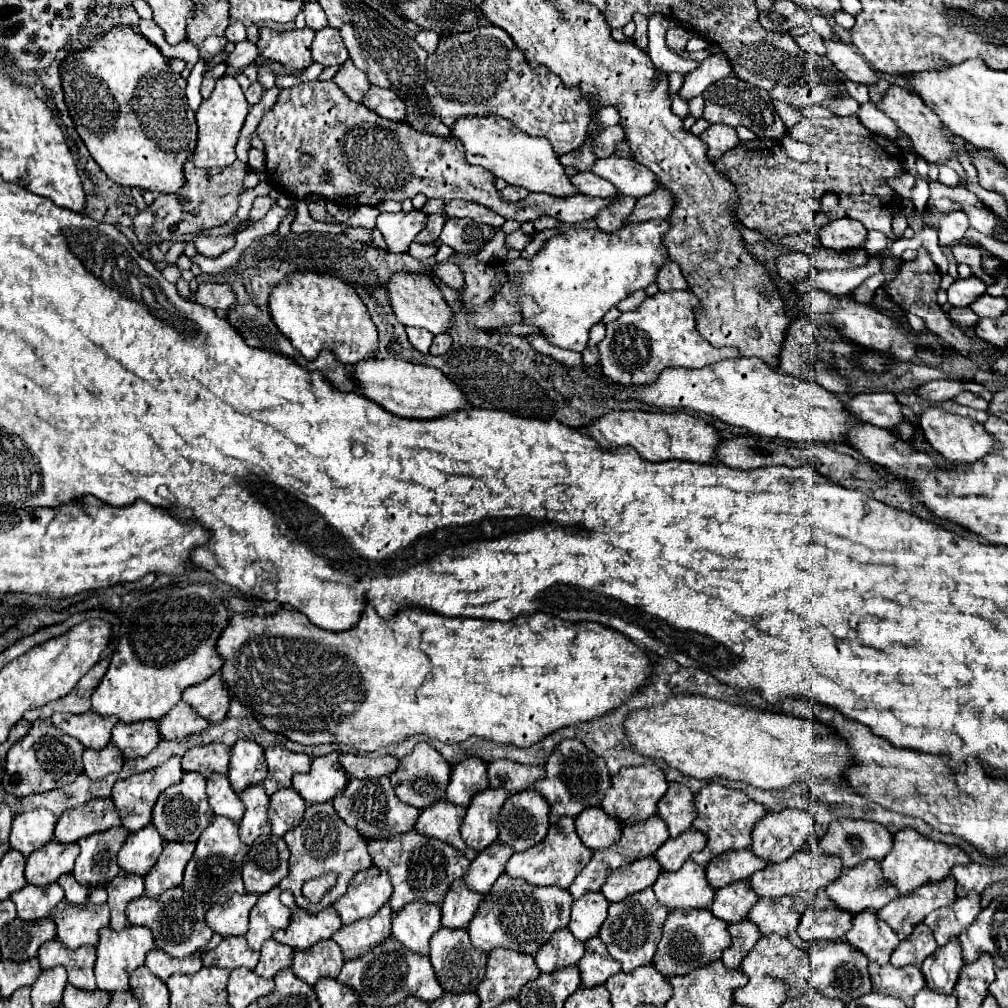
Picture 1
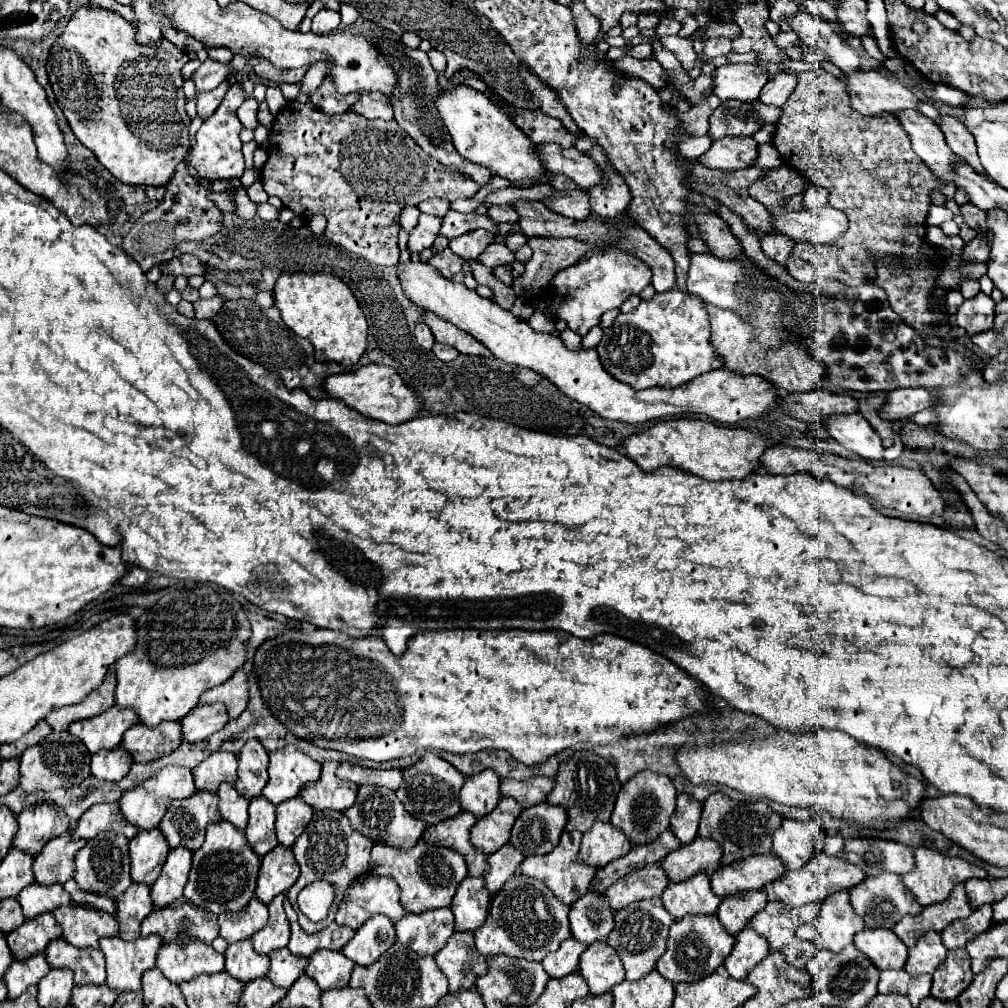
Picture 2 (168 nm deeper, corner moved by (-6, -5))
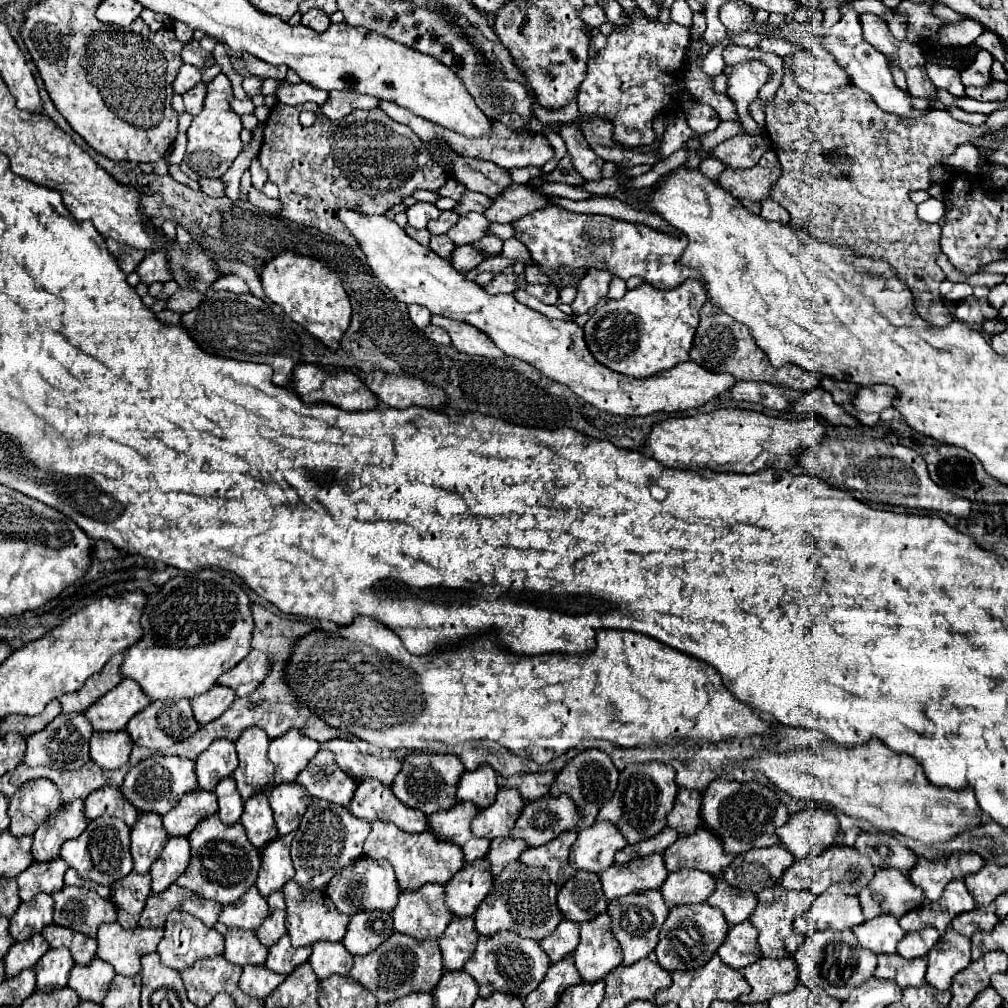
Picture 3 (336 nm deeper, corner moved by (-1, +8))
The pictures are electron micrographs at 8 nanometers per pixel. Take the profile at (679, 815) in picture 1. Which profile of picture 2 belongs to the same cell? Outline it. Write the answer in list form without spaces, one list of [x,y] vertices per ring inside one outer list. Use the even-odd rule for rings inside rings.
[[[680,793],[676,811],[670,817],[670,829],[678,837],[680,843],[690,843],[698,835],[698,821],[702,815],[702,803],[692,795]]]

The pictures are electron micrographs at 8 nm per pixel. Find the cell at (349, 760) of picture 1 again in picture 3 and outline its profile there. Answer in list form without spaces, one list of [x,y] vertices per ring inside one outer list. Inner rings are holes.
[[[335,738],[329,742],[331,752],[335,754],[335,762],[345,770],[351,778],[375,778],[385,786],[391,786],[393,778],[401,770],[401,762],[397,758],[375,758],[369,754],[357,754],[355,744],[351,740]]]

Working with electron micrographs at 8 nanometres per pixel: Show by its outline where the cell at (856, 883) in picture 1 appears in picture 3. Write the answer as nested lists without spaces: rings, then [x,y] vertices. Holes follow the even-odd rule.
[[[885,868],[877,870],[873,882],[861,892],[859,902],[865,920],[871,920],[879,914],[893,914],[895,918],[901,918],[905,912],[923,906],[925,894],[921,894],[919,886],[909,882],[907,874]]]

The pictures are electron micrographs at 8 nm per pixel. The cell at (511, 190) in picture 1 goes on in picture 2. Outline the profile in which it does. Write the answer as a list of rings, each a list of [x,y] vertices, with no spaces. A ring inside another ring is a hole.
[[[492,205],[488,209],[488,217],[496,219],[498,223],[512,223],[512,225],[518,221],[516,209],[512,205]]]

